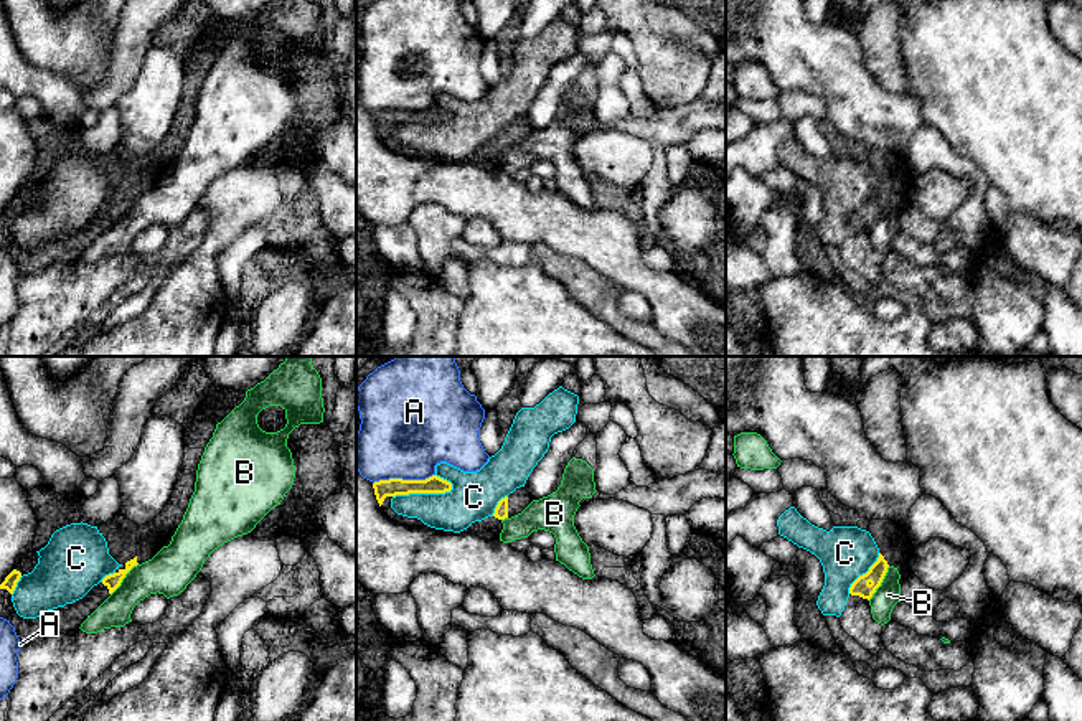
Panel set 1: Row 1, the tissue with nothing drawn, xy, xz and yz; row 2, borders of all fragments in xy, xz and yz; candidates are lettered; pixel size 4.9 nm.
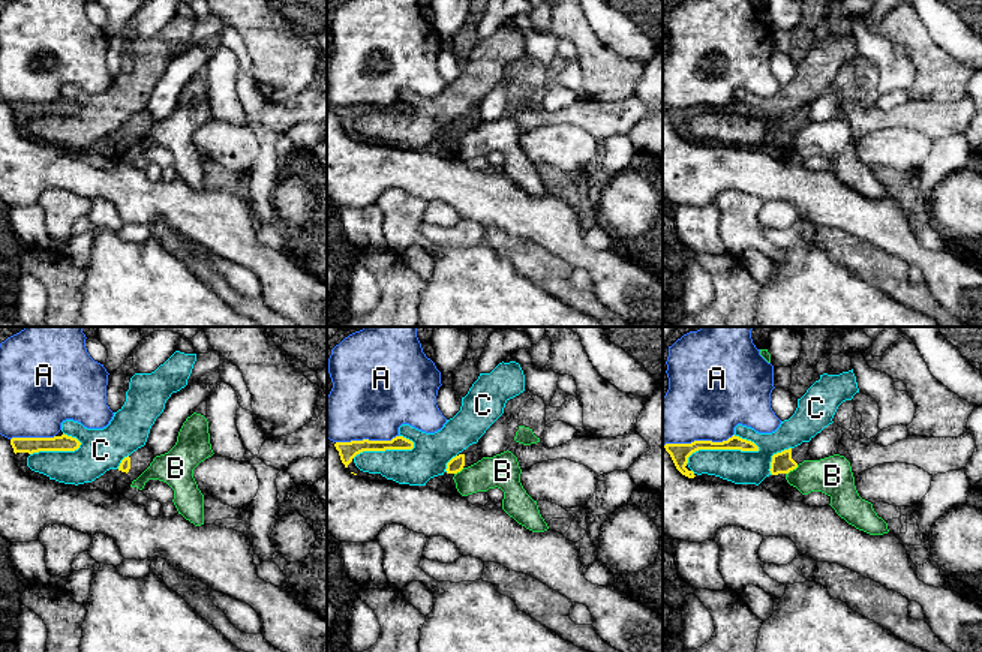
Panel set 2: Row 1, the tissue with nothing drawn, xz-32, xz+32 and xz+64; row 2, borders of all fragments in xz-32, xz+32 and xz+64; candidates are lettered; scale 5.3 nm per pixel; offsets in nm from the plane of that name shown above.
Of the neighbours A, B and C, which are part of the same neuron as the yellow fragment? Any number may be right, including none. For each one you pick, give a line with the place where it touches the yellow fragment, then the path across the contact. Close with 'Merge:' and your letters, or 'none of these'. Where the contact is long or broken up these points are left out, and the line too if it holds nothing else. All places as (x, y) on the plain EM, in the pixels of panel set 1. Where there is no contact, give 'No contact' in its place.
Merge: none of these

